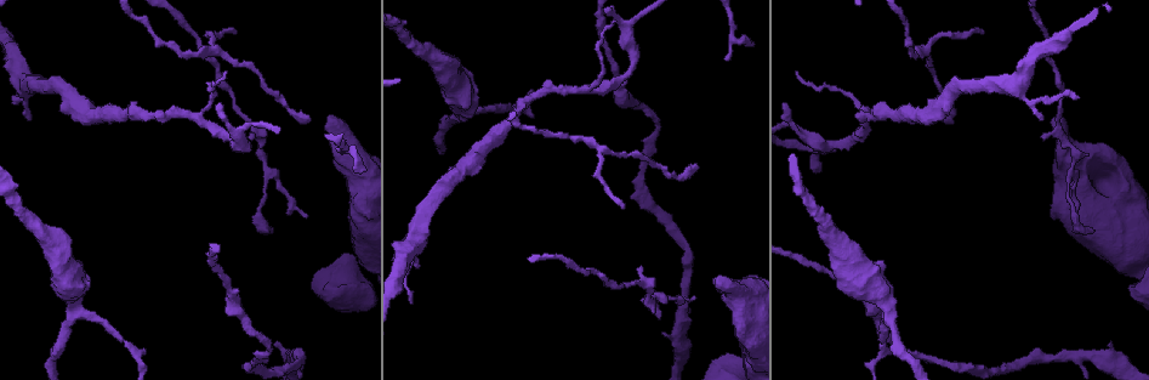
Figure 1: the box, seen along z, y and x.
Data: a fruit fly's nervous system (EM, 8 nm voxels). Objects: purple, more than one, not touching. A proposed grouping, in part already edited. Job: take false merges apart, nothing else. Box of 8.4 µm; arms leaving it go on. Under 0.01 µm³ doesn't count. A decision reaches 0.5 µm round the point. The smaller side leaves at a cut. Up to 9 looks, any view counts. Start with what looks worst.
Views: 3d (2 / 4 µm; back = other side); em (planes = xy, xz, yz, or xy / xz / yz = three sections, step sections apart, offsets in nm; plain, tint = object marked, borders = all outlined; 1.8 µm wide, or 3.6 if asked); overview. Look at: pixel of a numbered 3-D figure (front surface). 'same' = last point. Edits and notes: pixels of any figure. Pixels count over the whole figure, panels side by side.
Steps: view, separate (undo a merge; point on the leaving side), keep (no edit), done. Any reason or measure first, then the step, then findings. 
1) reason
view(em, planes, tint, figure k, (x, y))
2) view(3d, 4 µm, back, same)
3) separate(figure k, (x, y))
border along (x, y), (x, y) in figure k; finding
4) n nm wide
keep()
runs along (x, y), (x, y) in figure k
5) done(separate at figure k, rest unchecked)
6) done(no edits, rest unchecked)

abrupt turn
view(em, planes, tint, figure 1, (345, 150))

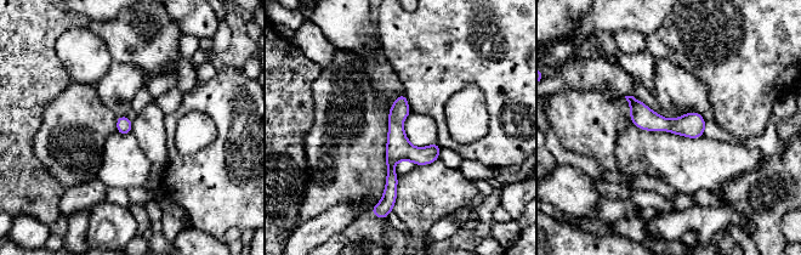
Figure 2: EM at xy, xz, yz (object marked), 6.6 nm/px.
keep()
runs along (402, 97), (387, 199) in figure 2; all the same neuron

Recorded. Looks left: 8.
branch point
view(3d, 2 µm, figure 1, (602, 149))

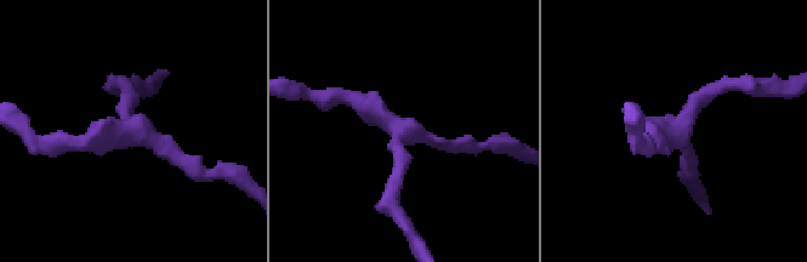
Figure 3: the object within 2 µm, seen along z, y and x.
now the EM
view(em, planes, tint, figure 3, (126, 130))

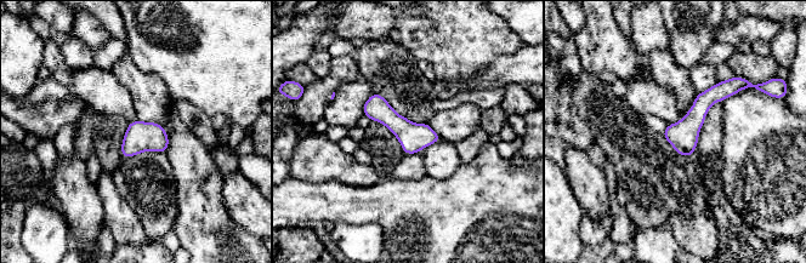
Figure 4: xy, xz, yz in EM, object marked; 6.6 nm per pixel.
keep()
one neuron here

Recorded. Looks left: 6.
calibre changes
view(em, yz, step 16, tint, figure 1, (228, 290))

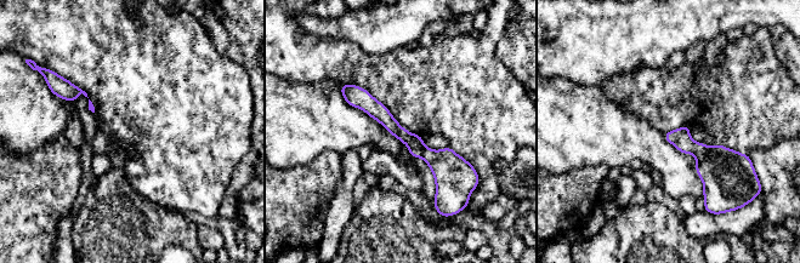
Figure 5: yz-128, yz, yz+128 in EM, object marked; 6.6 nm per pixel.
110 nm wide
keep()
runs along (344, 89), (427, 155), (463, 169) in figure 5; continuous, no second neuron

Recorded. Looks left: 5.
calibre changes
view(em, 3.6 µm, planes, tint, figure 1, (77, 308))

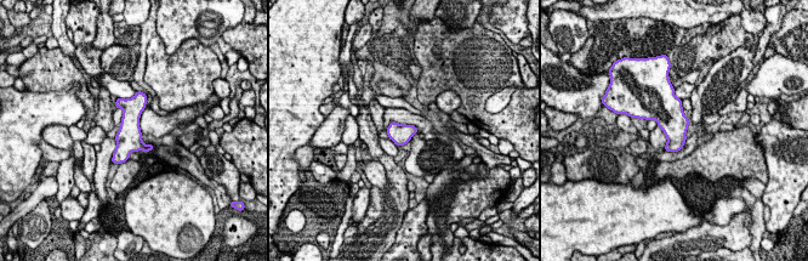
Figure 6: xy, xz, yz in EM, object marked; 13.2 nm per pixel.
keep()
continuous, no second neuron

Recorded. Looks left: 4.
done(no edits, rest unchecked)

